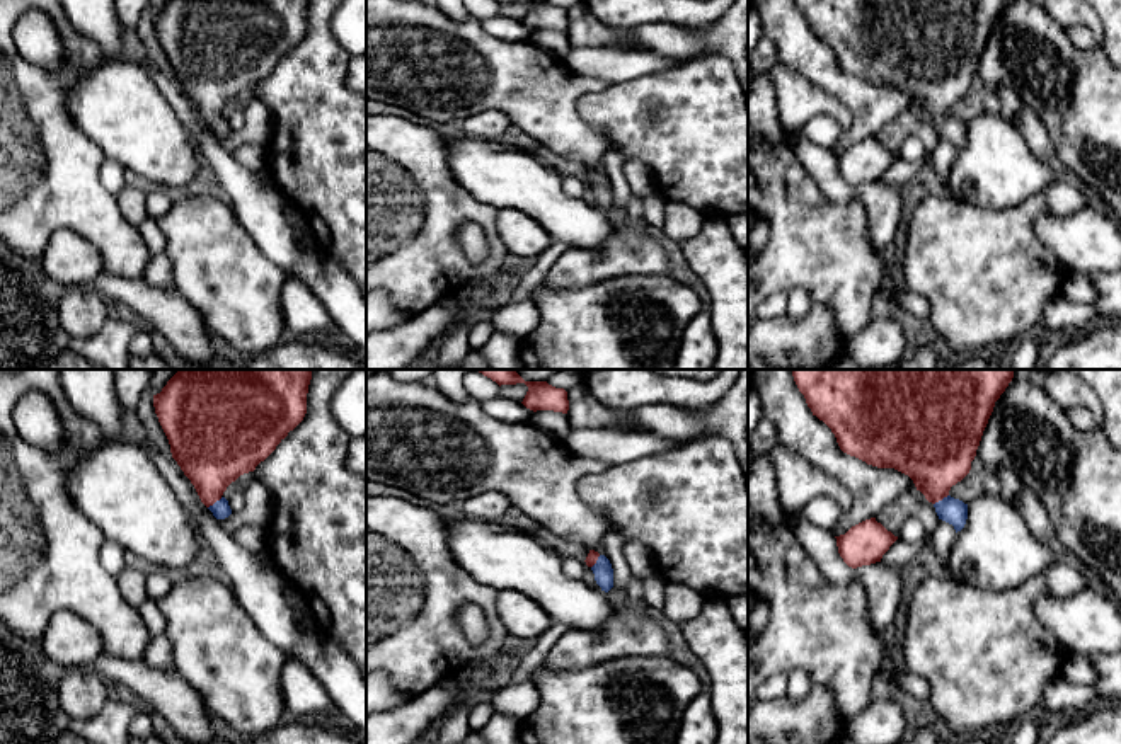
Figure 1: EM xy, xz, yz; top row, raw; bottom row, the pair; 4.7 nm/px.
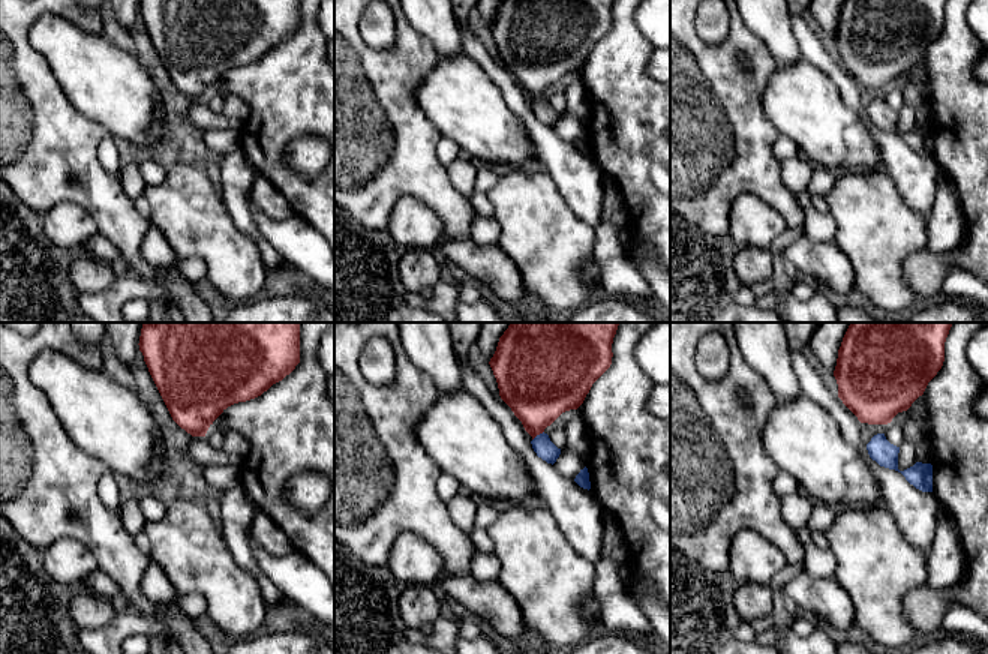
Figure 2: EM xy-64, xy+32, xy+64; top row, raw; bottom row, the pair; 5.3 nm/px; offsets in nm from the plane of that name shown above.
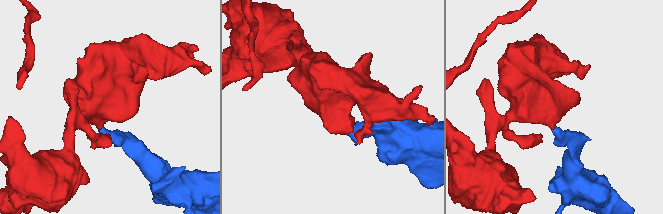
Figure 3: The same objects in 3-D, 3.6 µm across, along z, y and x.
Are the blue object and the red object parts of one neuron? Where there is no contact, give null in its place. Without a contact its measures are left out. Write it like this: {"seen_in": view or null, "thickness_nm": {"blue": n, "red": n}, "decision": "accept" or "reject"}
{"seen_in": "yz", "thickness_nm": {"blue": 120, "red": 360}, "decision": "accept"}

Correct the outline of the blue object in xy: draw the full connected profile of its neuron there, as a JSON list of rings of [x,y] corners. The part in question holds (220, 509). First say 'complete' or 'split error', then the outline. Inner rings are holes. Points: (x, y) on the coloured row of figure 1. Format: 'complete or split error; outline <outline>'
split error; outline [[[179,369],[162,392],[153,395],[155,414],[169,439],[172,458],[216,519],[232,514],[223,497],[227,487],[240,475],[254,472],[303,421],[310,380],[312,369]]]

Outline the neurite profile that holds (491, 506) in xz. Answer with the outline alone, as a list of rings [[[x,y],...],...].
[[[492,489],[486,494],[469,497],[460,506],[470,519],[497,523],[508,512],[511,502],[504,494]]]

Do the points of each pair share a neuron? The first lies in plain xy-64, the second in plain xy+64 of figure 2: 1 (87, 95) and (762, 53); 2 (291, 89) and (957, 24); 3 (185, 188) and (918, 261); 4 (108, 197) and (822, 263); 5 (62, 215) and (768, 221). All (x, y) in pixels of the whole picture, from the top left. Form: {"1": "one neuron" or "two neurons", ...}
{"1": "two neurons", "2": "one neuron", "3": "two neurons", "4": "two neurons", "5": "one neuron"}

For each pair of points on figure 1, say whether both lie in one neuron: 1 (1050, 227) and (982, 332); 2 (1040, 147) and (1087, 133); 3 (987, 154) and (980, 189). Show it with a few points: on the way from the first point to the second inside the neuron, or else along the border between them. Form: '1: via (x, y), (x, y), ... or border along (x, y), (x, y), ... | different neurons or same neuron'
1: border along (1046, 208), (1034, 222), (1034, 234), (1067, 271) | different neurons
2: border along (1031, 108), (1048, 133), (1055, 160) | different neurons
3: via (987, 162), (987, 181) | same neuron

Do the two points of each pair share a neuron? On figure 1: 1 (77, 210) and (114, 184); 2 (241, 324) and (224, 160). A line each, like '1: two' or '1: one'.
1: two
2: two

